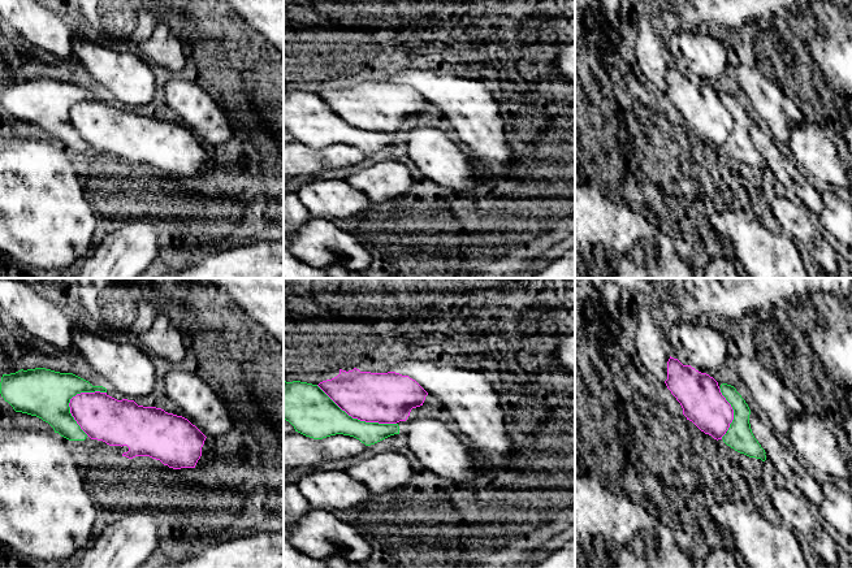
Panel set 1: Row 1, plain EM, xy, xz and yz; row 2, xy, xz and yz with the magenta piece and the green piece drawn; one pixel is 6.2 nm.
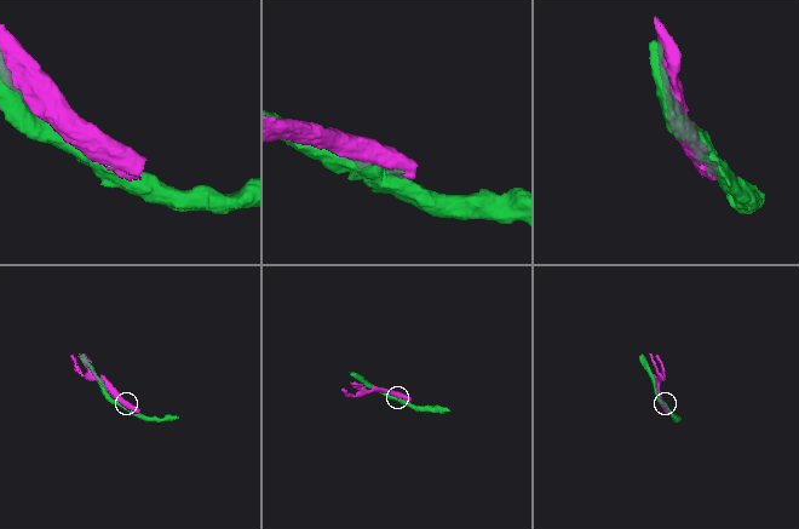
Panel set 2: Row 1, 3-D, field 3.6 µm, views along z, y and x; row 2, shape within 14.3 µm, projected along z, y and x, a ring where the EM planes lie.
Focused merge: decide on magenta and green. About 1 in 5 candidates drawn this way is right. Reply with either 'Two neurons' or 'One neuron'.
Two neurons

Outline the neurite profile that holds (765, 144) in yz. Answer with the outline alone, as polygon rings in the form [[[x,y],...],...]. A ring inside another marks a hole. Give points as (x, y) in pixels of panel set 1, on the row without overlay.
[[[752,121],[749,123],[749,133],[754,147],[765,159],[767,168],[773,170],[777,181],[786,190],[793,191],[803,201],[803,205],[818,216],[823,209],[823,200],[813,181],[797,164],[788,161],[777,147],[774,139]]]

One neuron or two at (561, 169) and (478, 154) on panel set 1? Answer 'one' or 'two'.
two

